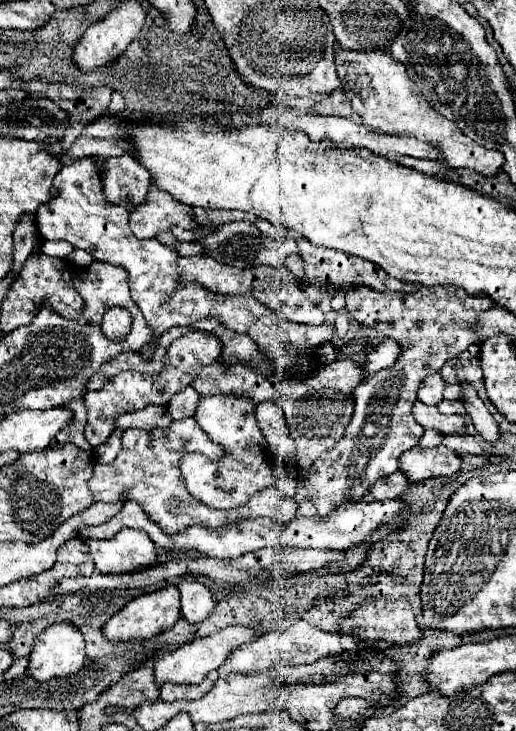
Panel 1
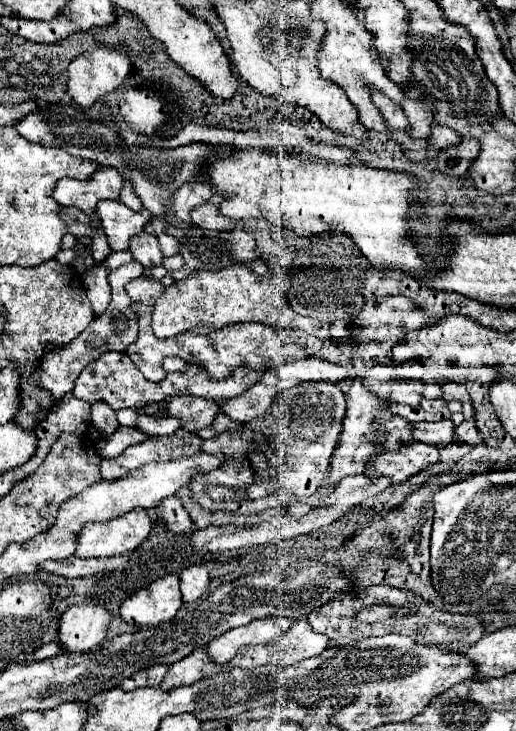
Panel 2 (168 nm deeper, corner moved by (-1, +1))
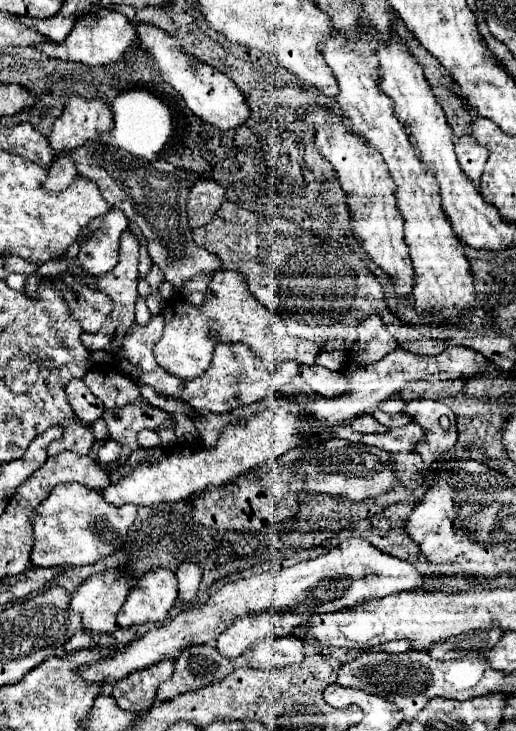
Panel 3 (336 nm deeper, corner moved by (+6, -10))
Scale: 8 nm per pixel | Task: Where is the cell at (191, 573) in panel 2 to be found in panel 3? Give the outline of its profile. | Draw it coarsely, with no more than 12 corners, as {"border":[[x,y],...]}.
{"border":[[184,562],[178,568],[180,600],[192,602],[202,568]]}

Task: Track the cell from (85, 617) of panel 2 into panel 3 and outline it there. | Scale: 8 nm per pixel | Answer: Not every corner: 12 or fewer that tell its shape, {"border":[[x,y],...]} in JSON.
{"border":[[118,570],[88,578],[70,610],[96,636],[116,630],[130,576]]}

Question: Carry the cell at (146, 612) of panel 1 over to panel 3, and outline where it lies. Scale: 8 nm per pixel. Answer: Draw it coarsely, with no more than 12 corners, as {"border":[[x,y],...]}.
{"border":[[174,572],[142,576],[118,626],[164,622],[178,598]]}

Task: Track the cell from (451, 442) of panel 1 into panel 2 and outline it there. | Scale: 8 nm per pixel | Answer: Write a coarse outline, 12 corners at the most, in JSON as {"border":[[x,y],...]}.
{"border":[[453,421],[415,423],[415,439],[453,443]]}

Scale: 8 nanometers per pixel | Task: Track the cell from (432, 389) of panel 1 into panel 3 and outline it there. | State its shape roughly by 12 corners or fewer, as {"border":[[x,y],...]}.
{"border":[[302,366],[312,392],[328,398],[344,392],[348,374]]}

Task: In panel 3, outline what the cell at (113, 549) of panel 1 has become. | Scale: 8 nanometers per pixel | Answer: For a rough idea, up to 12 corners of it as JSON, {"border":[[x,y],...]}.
{"border":[[60,484],[36,508],[34,566],[116,552],[136,506]]}

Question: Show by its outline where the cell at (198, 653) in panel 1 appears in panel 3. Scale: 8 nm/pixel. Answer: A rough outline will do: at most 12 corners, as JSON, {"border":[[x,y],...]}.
{"border":[[264,612],[236,620],[216,640],[222,658],[236,658],[258,640],[286,636],[294,614]]}

